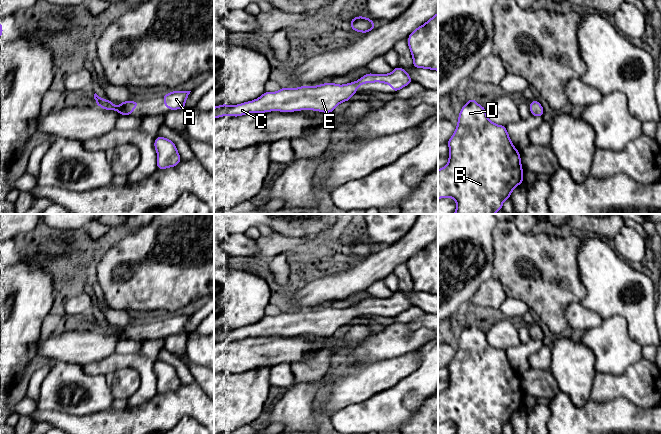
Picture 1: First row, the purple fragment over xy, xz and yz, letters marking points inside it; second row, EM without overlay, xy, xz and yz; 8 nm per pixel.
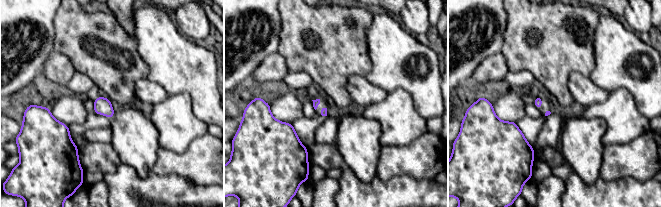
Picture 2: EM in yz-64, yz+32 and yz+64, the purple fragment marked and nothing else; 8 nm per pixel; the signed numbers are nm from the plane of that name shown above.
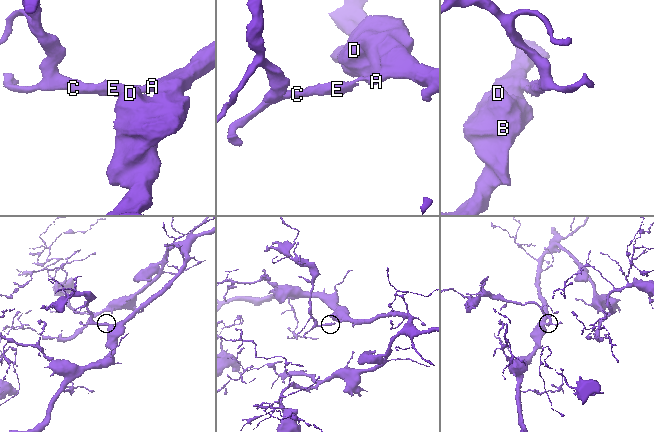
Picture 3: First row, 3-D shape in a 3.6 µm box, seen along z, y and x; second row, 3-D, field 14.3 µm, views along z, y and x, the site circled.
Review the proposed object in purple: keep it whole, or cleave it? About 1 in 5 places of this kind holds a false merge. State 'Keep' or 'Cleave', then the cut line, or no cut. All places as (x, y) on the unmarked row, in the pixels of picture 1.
Keep. No split

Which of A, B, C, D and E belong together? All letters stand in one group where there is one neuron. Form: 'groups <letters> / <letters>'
groups A B C D E

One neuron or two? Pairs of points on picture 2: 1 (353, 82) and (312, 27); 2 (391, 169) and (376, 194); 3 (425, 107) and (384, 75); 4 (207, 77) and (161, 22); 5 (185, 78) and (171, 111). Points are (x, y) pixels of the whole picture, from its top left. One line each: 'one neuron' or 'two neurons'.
1: two neurons
2: two neurons
3: one neuron
4: one neuron
5: two neurons

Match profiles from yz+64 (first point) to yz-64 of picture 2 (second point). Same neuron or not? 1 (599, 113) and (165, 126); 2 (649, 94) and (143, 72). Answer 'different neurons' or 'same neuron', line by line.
1: same neuron
2: different neurons

